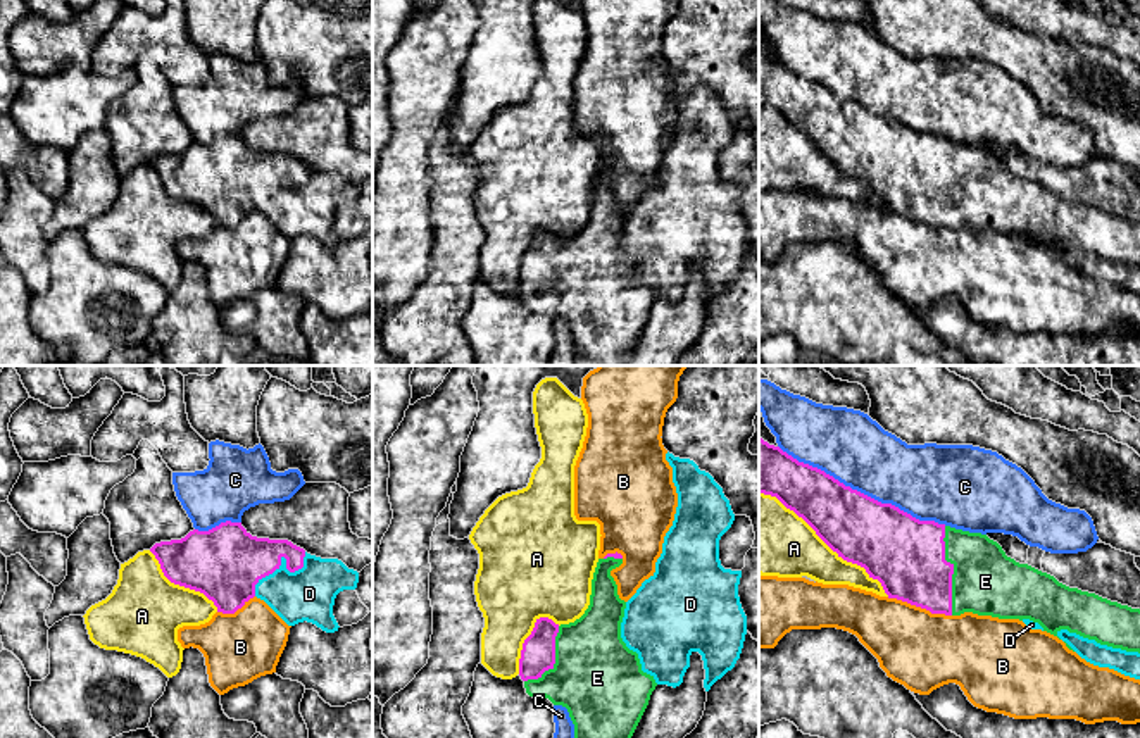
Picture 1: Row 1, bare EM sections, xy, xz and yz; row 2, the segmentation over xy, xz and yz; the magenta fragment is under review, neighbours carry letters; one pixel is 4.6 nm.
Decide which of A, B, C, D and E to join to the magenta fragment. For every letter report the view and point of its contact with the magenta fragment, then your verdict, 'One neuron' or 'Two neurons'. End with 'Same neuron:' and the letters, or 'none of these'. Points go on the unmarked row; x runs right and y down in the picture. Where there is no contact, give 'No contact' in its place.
A: Touches magenta at yz (826, 157). Two neurons
B: Touches magenta at yz (920, 219). Two neurons
C: Touches magenta at yz (863, 107). Two neurons
D: Touches magenta at xy (280, 173). Two neurons
E: Touches magenta at yz (952, 185). One neuron
Same neuron: E

